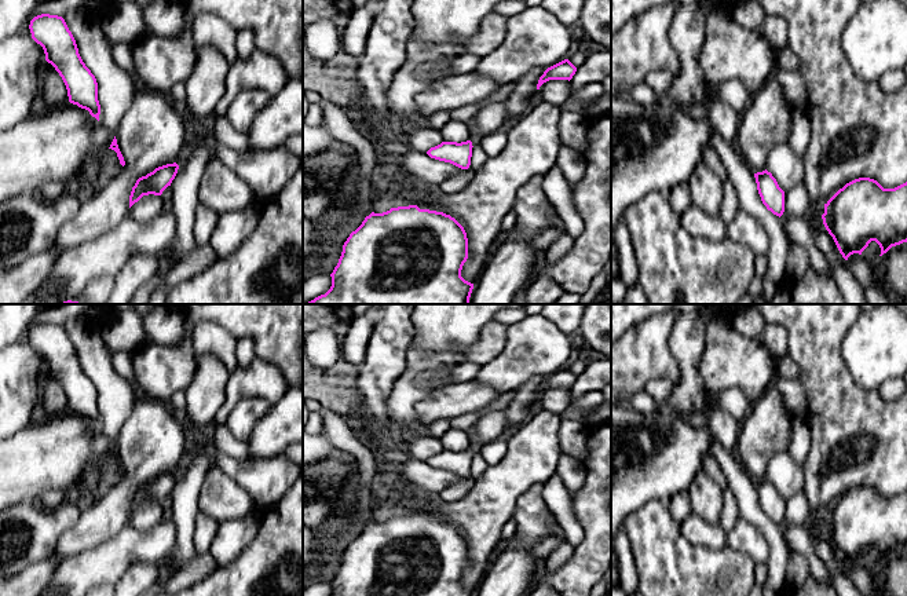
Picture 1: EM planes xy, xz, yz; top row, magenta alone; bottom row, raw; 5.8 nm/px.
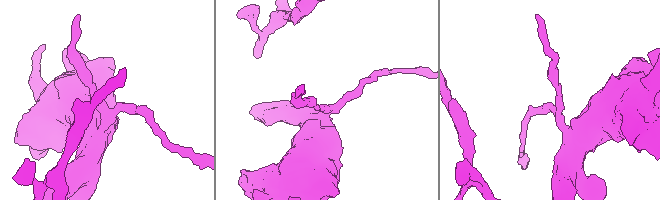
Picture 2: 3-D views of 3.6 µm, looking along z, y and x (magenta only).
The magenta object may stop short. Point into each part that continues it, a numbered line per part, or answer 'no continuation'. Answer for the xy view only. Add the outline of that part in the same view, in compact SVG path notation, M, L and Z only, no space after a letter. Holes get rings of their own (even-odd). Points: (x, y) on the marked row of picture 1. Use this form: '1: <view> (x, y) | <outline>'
no continuation

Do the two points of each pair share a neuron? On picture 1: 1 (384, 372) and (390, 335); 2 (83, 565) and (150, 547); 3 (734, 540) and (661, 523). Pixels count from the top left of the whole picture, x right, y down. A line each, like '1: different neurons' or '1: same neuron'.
1: same neuron
2: same neuron
3: different neurons

